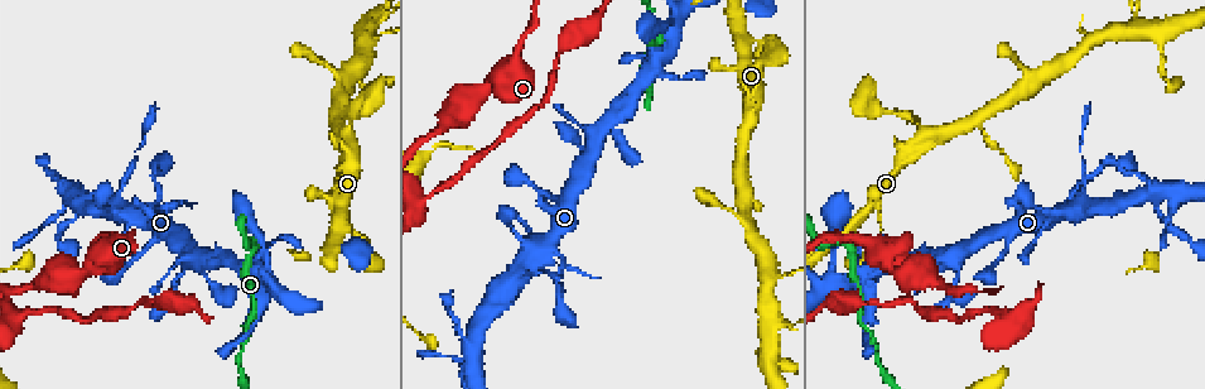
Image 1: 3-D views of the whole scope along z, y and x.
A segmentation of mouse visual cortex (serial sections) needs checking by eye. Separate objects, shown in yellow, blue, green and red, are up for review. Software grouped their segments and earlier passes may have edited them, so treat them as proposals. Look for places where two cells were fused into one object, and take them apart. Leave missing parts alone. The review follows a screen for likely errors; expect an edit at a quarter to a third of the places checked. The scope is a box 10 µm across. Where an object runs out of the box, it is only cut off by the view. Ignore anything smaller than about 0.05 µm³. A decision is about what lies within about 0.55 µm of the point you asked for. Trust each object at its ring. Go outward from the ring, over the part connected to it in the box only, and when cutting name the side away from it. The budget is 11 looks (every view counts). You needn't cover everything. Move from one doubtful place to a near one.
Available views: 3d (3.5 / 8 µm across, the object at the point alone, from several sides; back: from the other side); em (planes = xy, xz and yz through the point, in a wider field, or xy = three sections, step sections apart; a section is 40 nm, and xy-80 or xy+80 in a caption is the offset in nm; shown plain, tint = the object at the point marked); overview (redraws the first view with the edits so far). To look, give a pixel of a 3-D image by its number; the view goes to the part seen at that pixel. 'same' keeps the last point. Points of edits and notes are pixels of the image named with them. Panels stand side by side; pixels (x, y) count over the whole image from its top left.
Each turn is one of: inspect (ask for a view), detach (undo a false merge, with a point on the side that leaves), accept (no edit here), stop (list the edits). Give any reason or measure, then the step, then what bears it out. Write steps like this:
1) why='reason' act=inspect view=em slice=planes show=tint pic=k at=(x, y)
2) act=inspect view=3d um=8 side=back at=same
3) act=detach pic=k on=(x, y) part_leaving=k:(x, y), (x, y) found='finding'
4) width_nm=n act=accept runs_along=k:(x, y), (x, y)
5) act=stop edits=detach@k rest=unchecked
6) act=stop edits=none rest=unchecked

why='a fork' act=inspect view=3d um=8 side=back pic=1 at=(1157, 193)

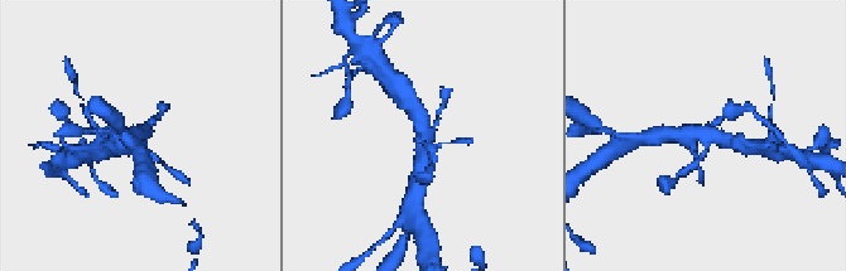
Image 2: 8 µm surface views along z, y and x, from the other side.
act=inspect view=em slice=planes show=tint at=same

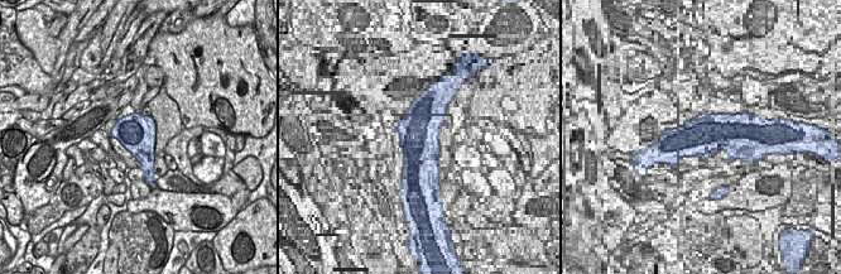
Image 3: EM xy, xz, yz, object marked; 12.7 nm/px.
width_nm=480 act=accept runs_along=2:(411, 105), (423, 135), (421, 170) found='all the same cell'

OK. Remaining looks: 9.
why='branch point' act=inspect view=3d um=8 pic=1 at=(1023, 93)

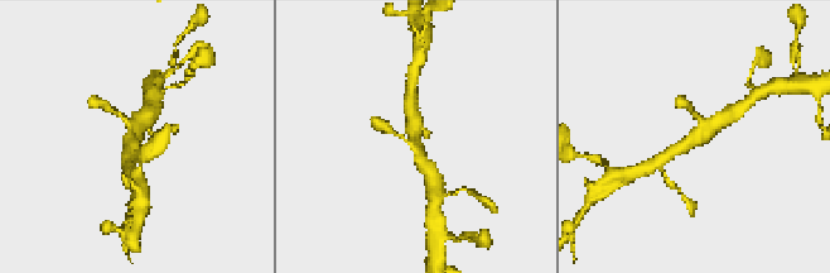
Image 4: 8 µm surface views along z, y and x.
why='closer look' act=inspect view=3d um=3.5 at=same

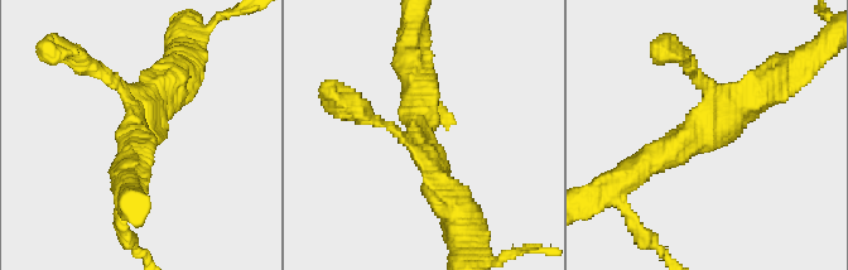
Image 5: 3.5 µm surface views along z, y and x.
arms=3 arm_widths_nm=150,350,400 act=inspect view=em slice=planes show=tint pic=5 at=(420, 134)

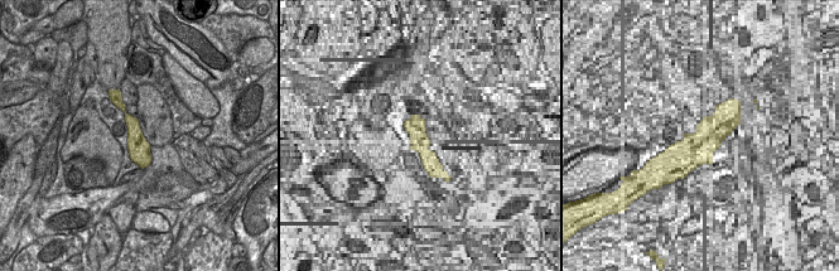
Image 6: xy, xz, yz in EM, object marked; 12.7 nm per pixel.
act=accept runs_along=5:(639, 172), (719, 130), (767, 87) found='continuous, no second cell'

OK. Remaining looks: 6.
act=inspect view=3d um=8 pic=1 at=(769, 346)

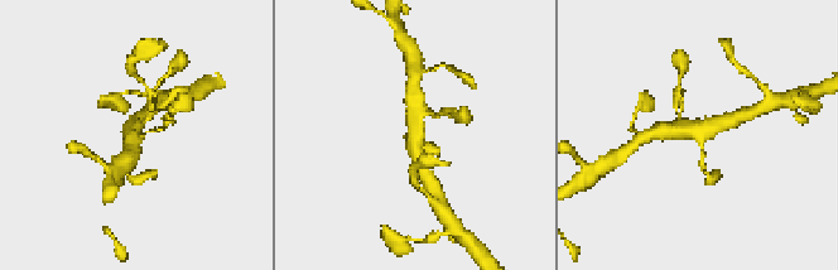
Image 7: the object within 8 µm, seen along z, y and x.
why='closer look' act=inspect view=3d um=3.5 at=same

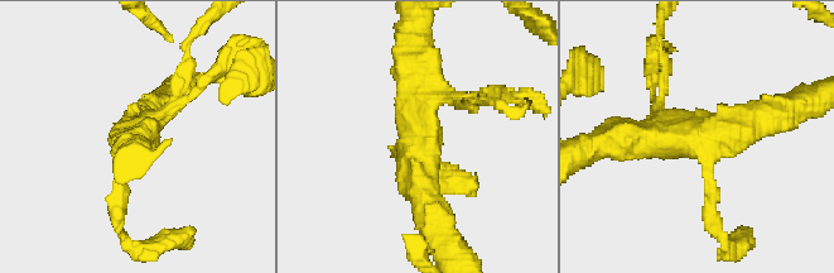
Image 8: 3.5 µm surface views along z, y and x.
arms=4 arm_widths_nm=200,200,400,450 why='now the EM' act=inspect view=em slice=xy step=3 show=tint pic=8 at=(702, 144)

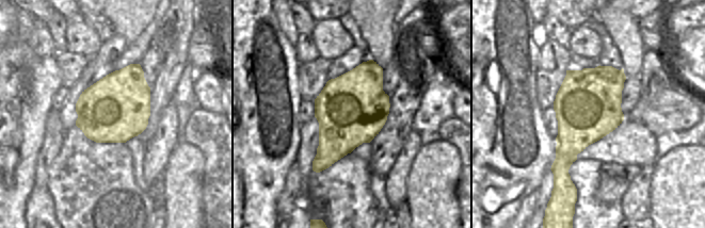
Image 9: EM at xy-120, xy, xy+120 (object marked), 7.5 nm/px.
width_nm=550 act=accept runs_along=8:(618, 139), (703, 147), (774, 116) found='continuous, no second cell'

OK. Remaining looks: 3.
act=inspect view=3d um=3.5 pic=1 at=(661, 38)

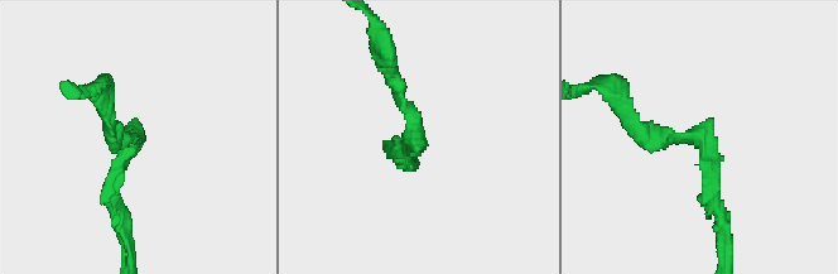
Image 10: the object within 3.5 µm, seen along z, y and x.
arm_widths_nm=200,200 why='need the tissue' act=inspect view=em slice=xy step=2 show=tint pic=10 at=(416, 138)

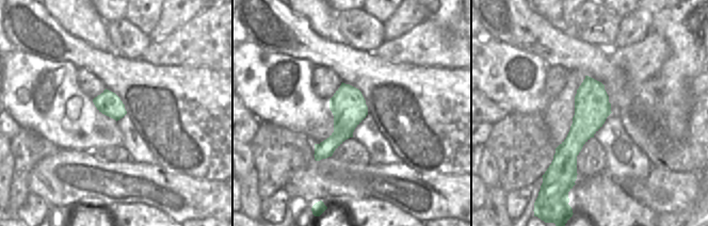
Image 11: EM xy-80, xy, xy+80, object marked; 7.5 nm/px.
act=accept runs_along=10:(716, 207), (703, 142), (632, 115) found='one cell here'

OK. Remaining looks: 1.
act=stop edits=none rest=unchecked

